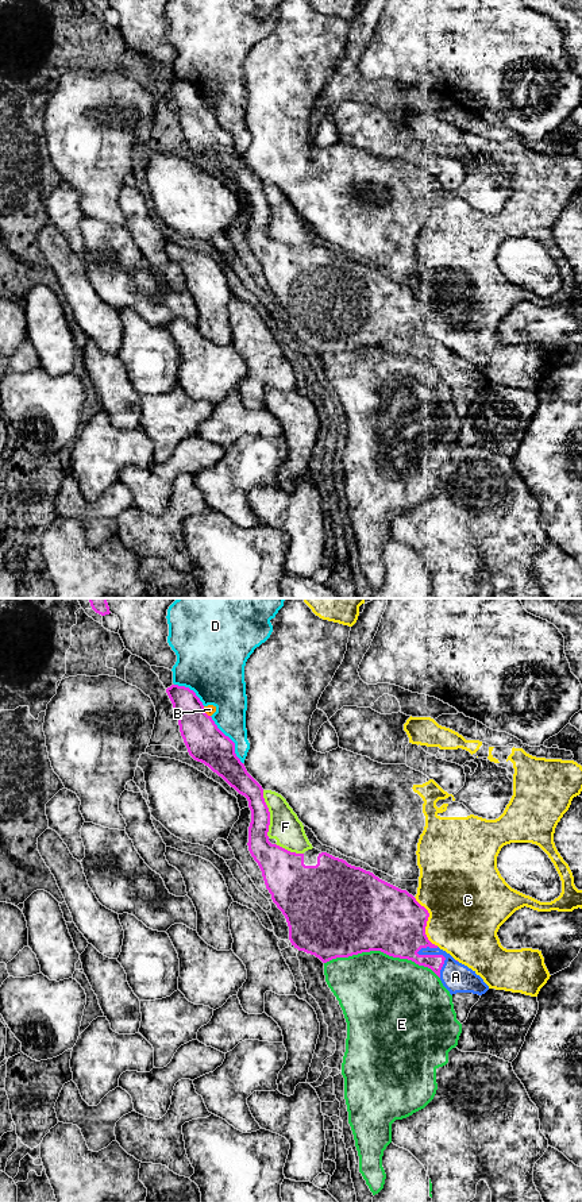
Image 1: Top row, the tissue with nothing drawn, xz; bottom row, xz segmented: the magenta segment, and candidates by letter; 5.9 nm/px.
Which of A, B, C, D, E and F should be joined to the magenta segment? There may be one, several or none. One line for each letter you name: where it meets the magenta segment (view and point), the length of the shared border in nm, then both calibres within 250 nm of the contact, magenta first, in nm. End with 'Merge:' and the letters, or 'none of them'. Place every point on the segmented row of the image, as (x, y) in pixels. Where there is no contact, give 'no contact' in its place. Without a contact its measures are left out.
A: contact xz (438, 955); length 220 nm; calibres 280 and 180 nm
Merge: A

